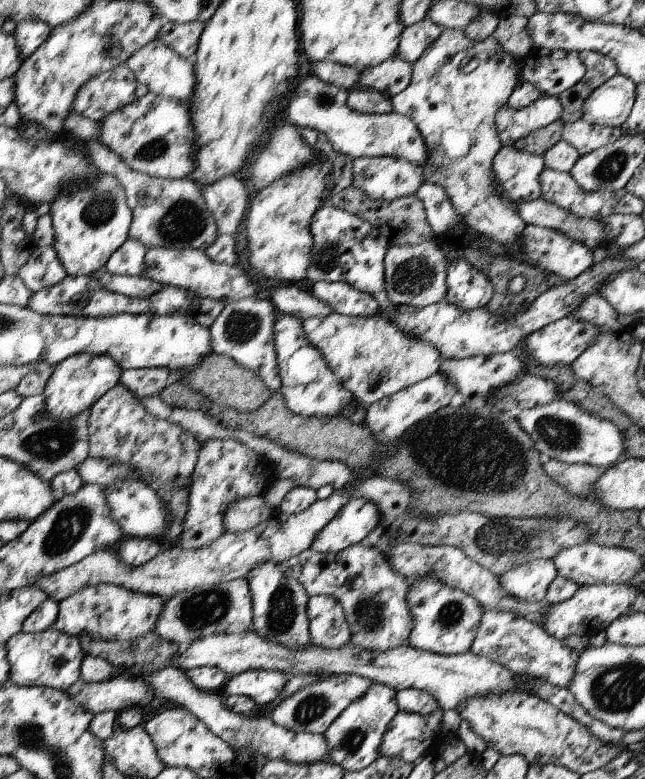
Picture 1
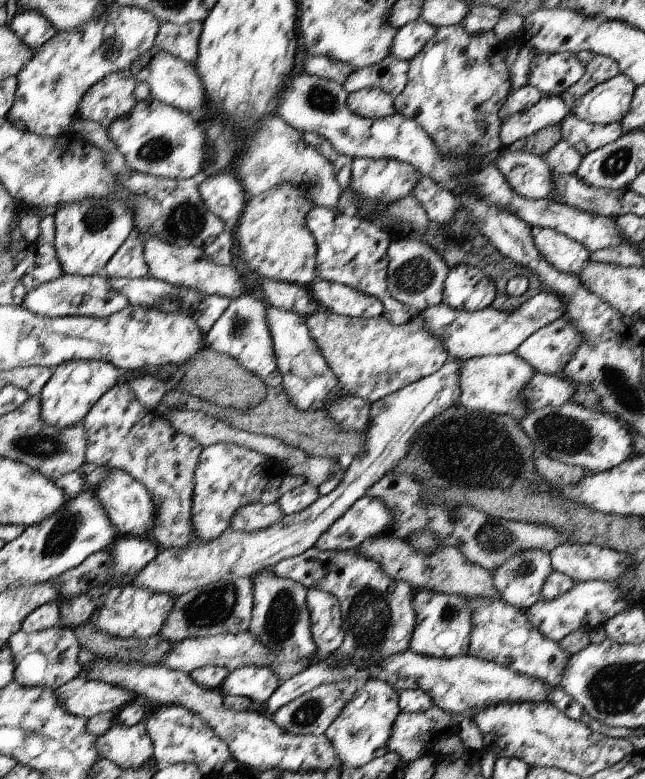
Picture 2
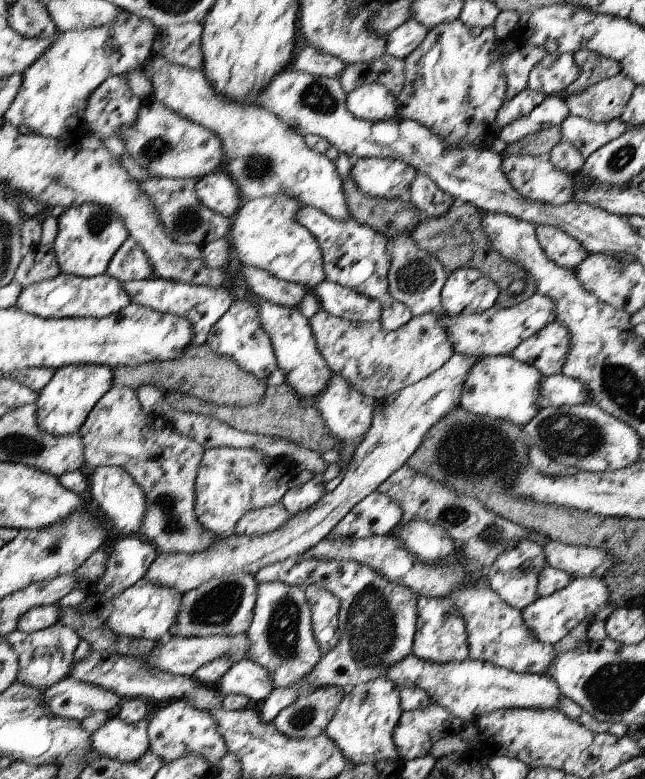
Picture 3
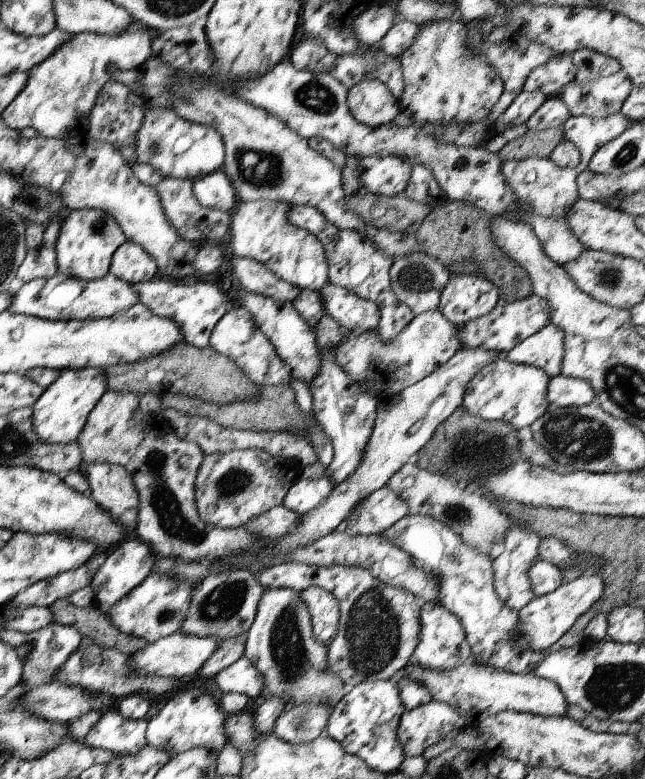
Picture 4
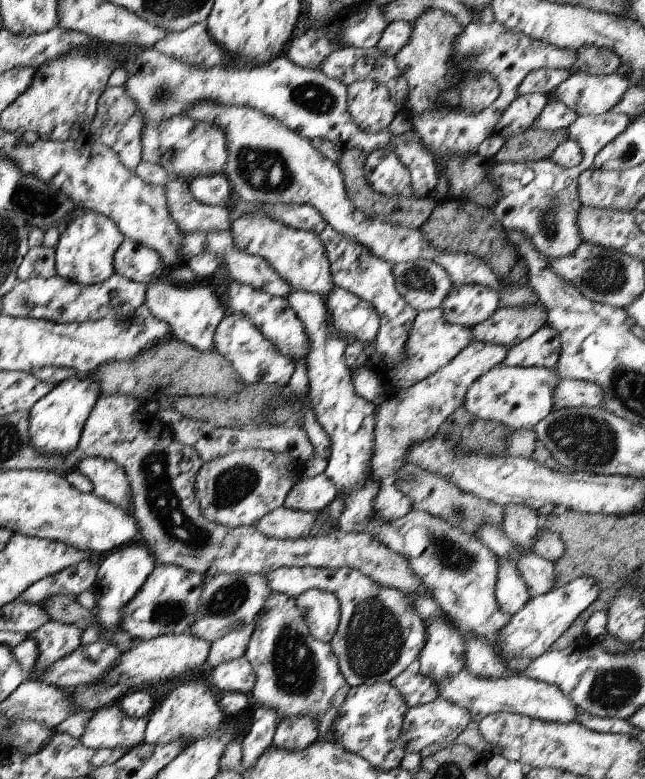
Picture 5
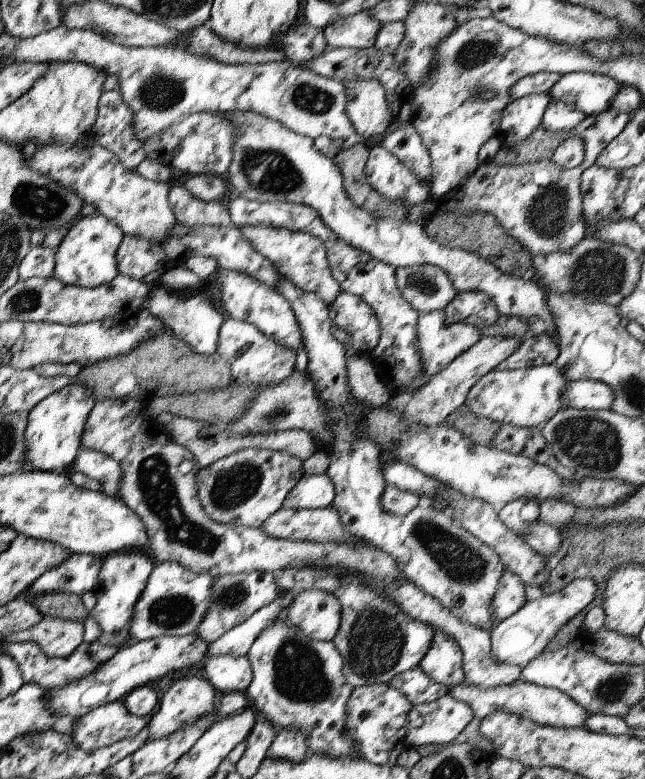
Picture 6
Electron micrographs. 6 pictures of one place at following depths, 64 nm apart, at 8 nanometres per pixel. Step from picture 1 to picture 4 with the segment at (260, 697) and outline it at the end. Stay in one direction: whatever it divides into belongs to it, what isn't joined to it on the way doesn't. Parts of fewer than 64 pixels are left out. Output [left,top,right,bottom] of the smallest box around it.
[213,655,264,700]

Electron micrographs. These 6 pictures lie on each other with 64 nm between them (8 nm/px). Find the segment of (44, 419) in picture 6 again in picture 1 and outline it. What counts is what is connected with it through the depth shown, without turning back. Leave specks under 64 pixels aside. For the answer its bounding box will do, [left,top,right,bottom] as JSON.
[42,353,121,420]

